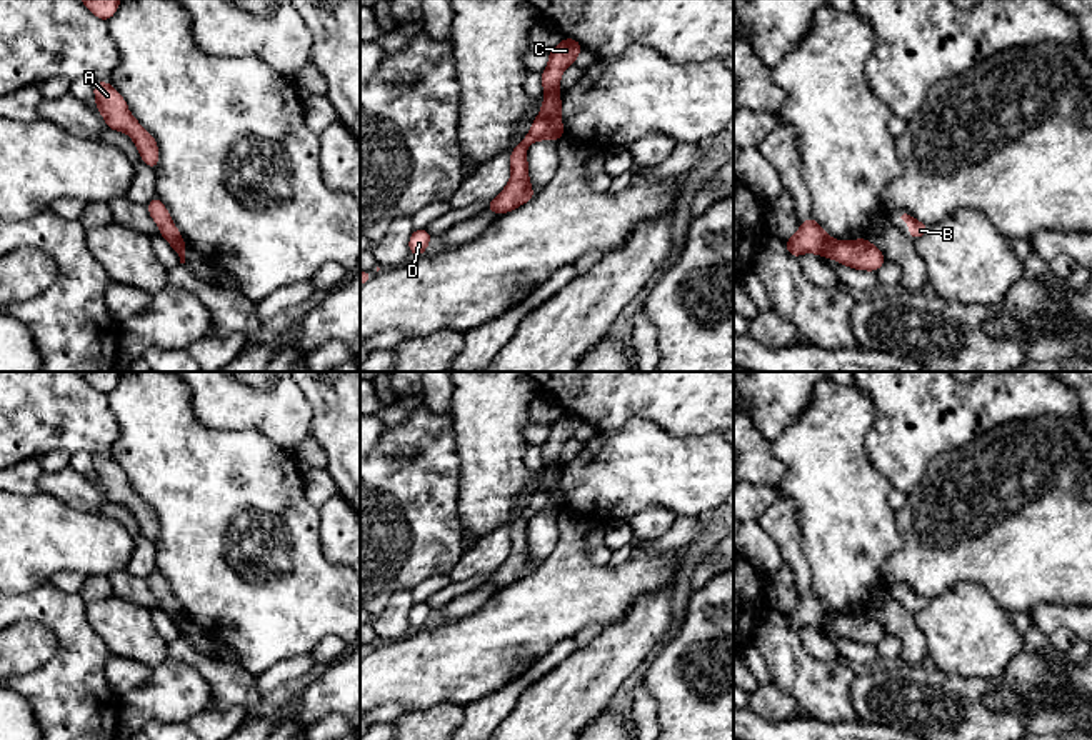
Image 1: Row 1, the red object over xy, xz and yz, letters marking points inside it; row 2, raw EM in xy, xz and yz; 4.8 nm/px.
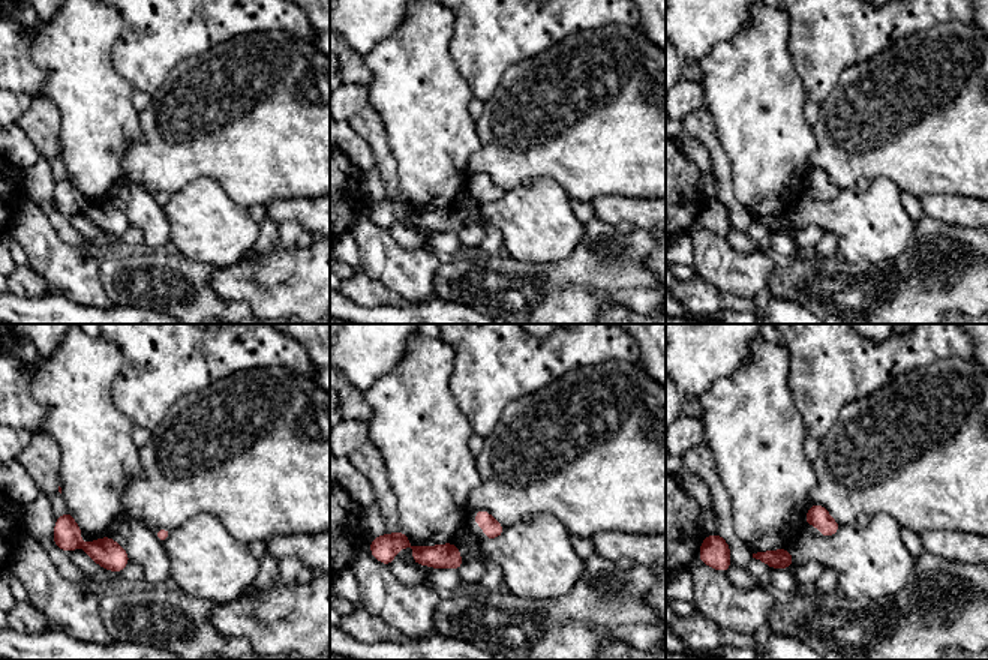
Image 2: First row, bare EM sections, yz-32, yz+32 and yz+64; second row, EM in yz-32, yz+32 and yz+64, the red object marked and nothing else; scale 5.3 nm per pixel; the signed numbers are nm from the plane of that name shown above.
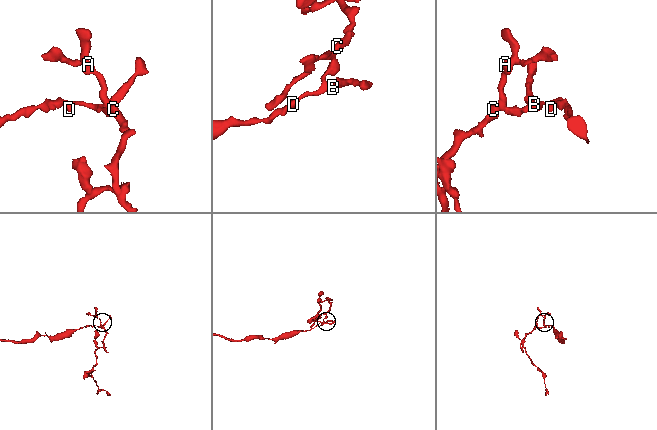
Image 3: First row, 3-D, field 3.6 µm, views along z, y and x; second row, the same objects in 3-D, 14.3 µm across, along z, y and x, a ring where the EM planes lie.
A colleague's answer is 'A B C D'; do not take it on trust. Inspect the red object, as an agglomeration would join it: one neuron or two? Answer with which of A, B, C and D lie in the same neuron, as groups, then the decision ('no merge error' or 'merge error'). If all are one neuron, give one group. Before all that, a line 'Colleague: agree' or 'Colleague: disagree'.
Colleague: agree
A B C D; no merge error

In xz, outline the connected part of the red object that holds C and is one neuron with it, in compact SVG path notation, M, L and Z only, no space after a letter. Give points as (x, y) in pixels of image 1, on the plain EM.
M564 412L550 427L549 440L540 447L542 460L547 465L538 490L533 493L527 510L512 523L510 540L512 550L508 558L497 568L485 583L495 587L507 587L525 575L528 575L537 565L530 562L527 520L535 513L560 513L564 508L564 498L560 493L560 448L575 437L577 428L582 425L582 418L574 412Z

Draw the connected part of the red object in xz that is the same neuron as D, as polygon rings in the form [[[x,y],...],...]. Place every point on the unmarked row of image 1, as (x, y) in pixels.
[[[413,603],[410,608],[410,615],[408,615],[408,622],[410,627],[415,630],[423,628],[428,615],[432,613],[432,608],[428,607],[428,603]]]

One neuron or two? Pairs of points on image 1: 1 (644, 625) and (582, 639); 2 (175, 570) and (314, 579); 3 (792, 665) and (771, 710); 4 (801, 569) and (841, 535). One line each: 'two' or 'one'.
1: two
2: one
3: two
4: two

